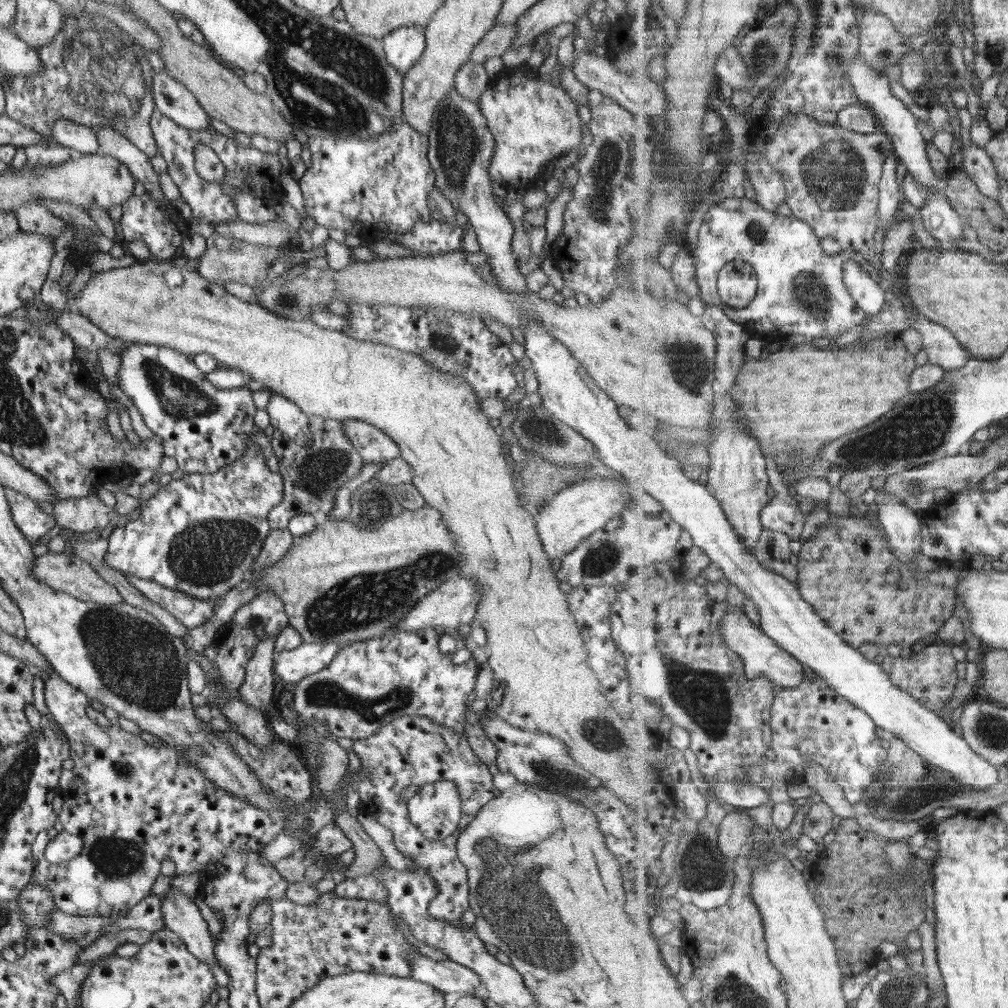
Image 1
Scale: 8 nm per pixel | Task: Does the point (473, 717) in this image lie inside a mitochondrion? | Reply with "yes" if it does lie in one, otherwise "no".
no

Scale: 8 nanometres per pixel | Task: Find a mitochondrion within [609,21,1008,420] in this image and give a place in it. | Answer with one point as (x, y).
(833, 173)

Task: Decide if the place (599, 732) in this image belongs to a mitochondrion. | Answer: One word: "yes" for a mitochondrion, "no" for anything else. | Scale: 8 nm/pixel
yes

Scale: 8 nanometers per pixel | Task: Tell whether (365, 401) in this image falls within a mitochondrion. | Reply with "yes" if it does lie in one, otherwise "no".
no

